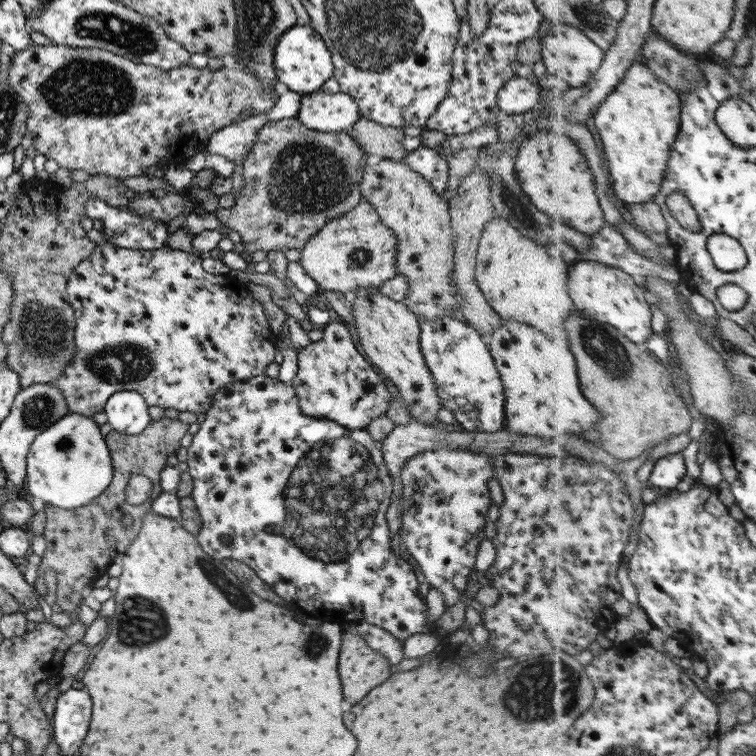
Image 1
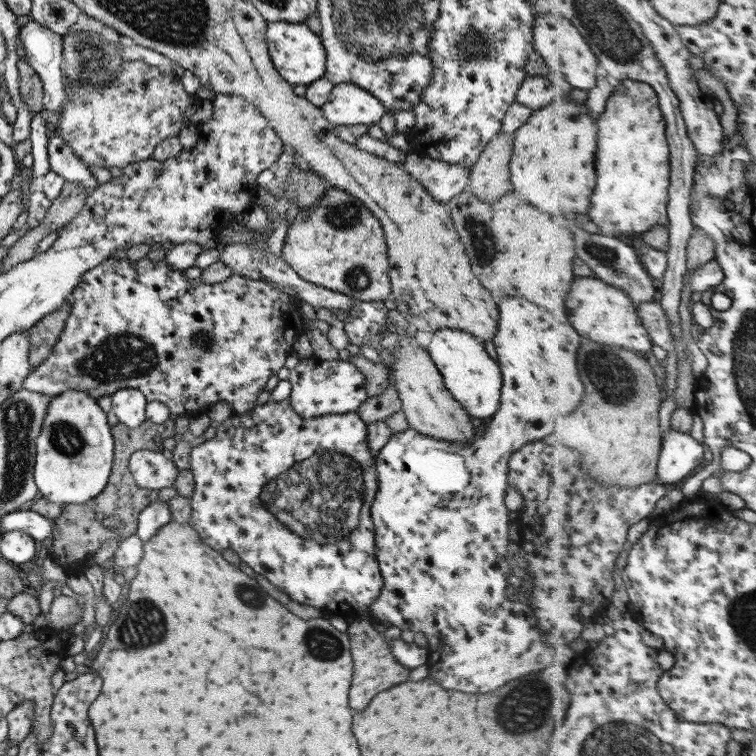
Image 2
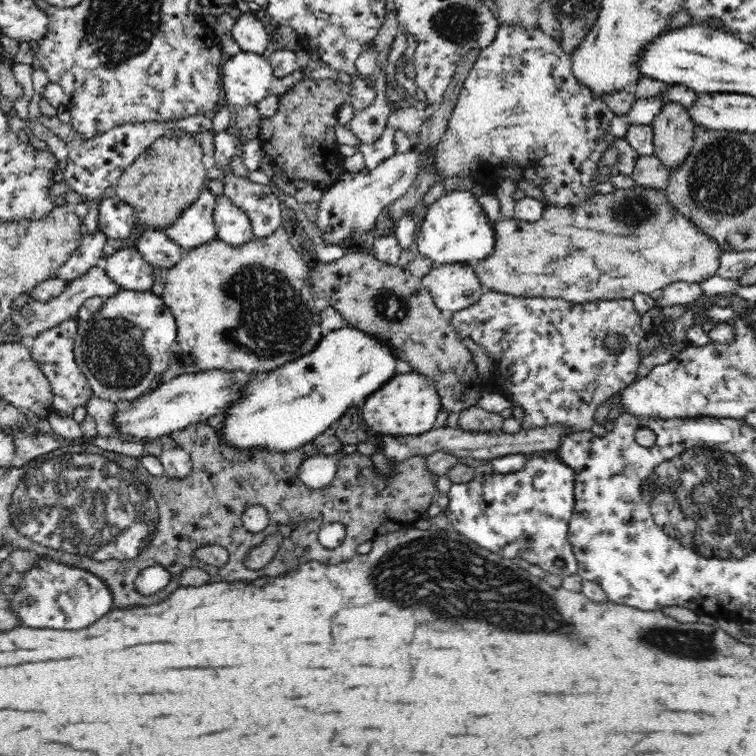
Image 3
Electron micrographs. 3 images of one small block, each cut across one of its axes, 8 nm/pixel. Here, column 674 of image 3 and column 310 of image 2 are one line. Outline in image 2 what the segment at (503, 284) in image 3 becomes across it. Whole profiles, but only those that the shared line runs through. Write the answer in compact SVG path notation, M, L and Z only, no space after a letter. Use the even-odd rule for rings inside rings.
M331 186L326 188L324 197L318 199L314 207L297 211L294 221L289 224L282 259L300 275L300 278L325 289L346 294L356 301L383 301L391 297L387 242L380 222L362 201Z

